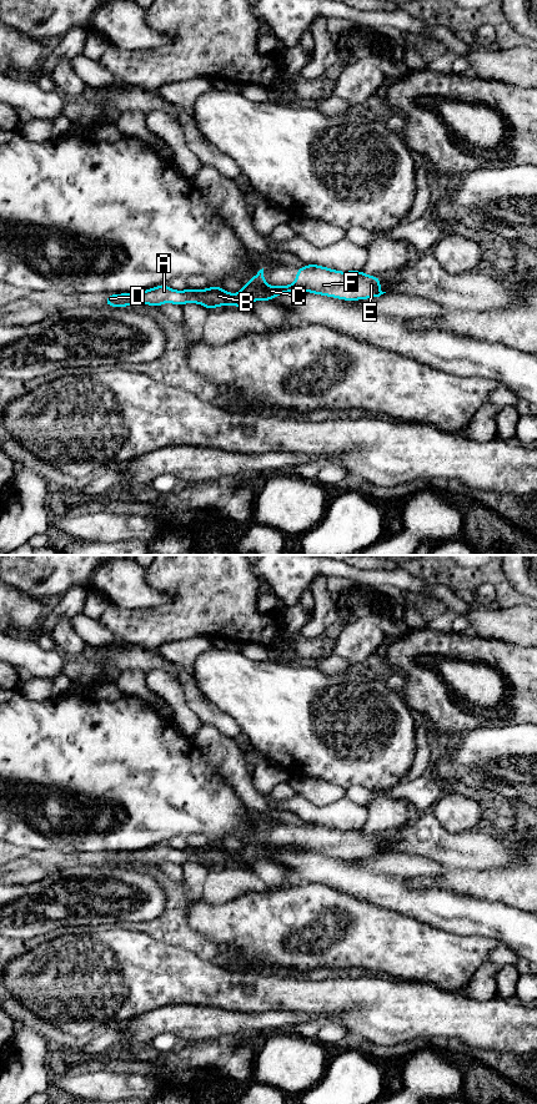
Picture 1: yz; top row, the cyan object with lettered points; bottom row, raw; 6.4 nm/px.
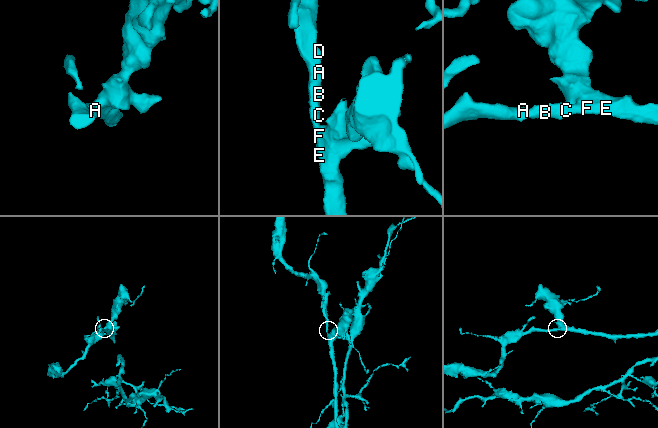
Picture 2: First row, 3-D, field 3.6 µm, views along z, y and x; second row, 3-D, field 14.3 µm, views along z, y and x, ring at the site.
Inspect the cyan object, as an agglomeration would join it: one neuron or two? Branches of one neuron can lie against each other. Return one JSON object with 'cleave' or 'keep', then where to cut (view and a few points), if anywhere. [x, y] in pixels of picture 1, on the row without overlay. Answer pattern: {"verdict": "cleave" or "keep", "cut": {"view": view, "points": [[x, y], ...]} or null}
{"verdict": "keep", "cut": null}

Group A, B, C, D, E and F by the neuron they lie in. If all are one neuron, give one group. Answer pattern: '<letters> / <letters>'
A B C D E F

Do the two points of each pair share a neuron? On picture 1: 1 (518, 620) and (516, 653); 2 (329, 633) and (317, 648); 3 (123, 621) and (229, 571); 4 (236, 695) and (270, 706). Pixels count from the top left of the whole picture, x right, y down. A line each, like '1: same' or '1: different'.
1: different
2: same
3: same
4: same

